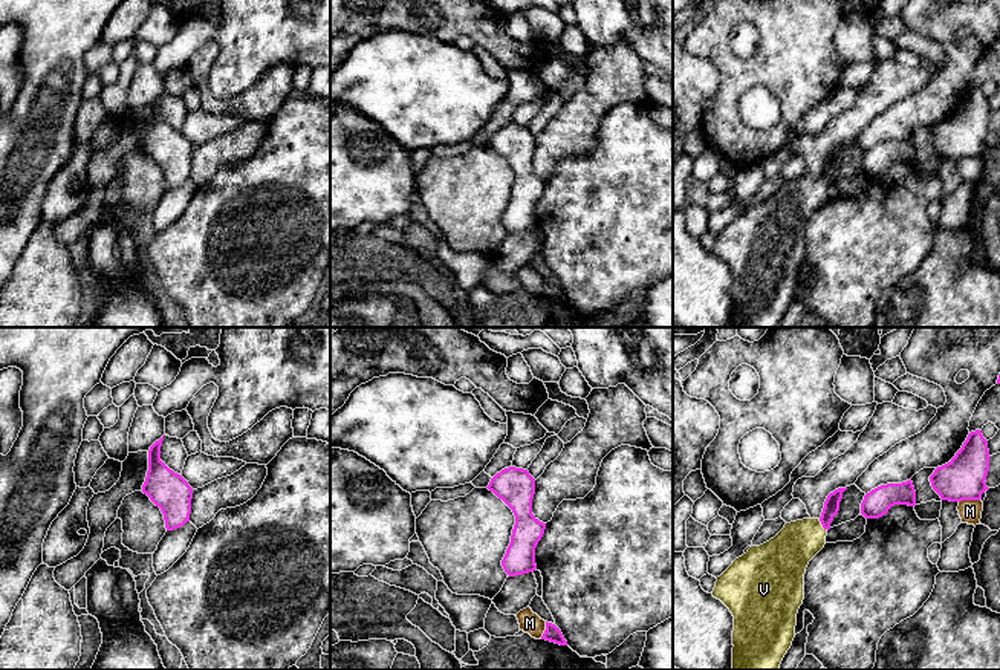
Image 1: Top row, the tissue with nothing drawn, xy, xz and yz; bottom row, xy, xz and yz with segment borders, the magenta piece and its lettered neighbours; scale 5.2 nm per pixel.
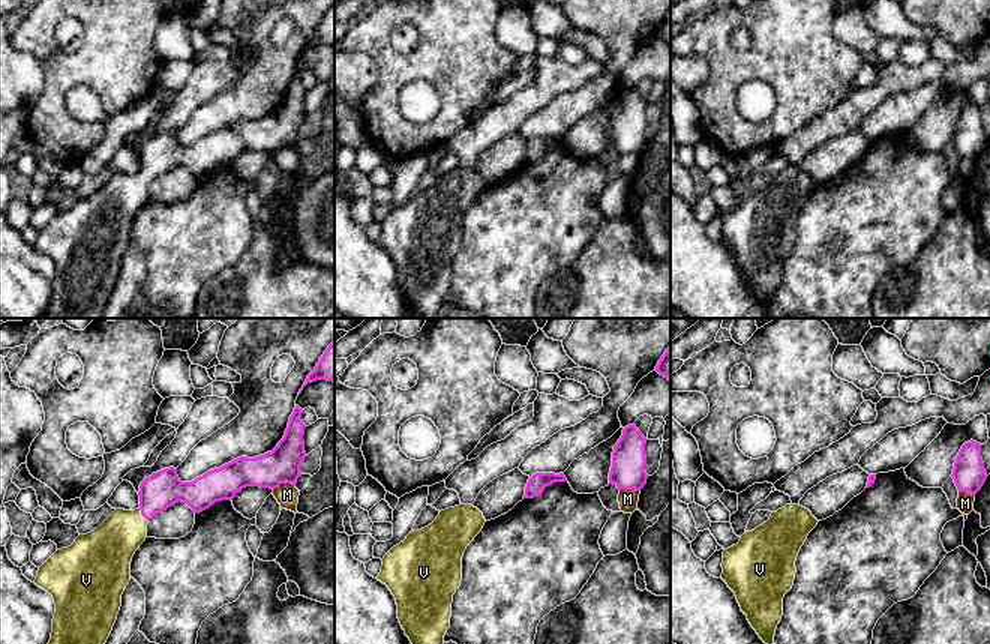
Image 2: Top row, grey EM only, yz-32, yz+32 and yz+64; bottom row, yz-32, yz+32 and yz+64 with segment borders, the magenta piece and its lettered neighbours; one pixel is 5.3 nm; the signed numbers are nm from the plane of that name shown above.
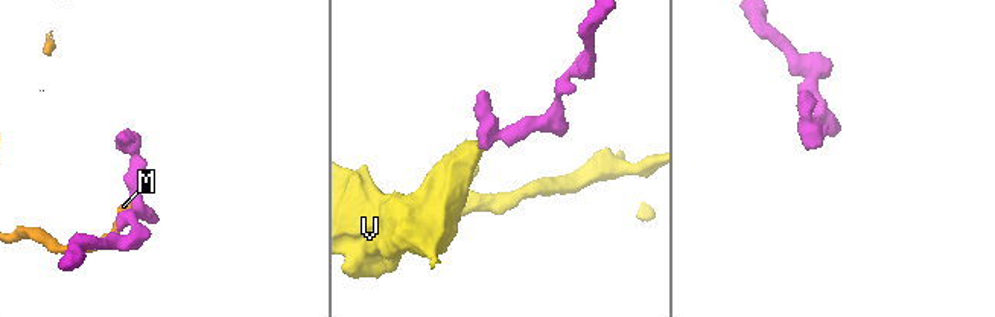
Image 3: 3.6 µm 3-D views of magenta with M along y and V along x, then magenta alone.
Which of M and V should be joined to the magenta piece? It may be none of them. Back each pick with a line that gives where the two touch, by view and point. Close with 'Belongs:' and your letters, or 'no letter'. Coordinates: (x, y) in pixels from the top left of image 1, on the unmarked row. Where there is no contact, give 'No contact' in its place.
V: Touches magenta at yz (821, 181)
Belongs: V

